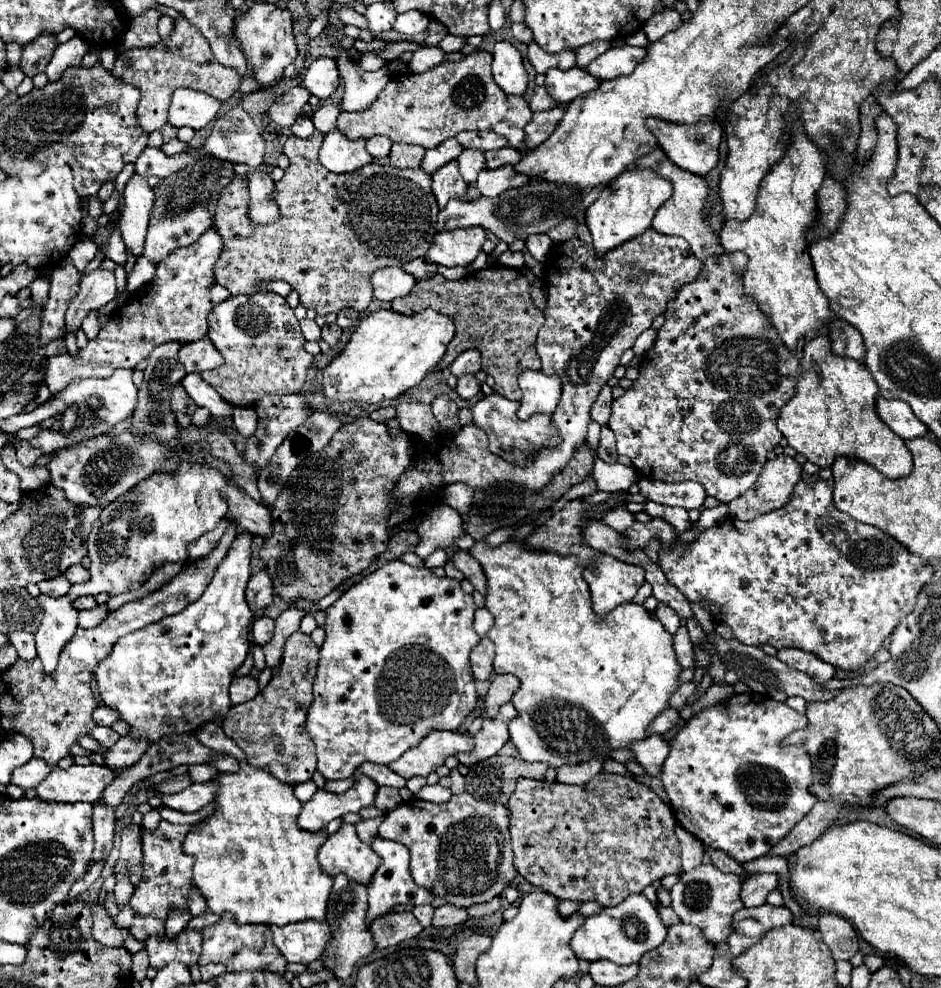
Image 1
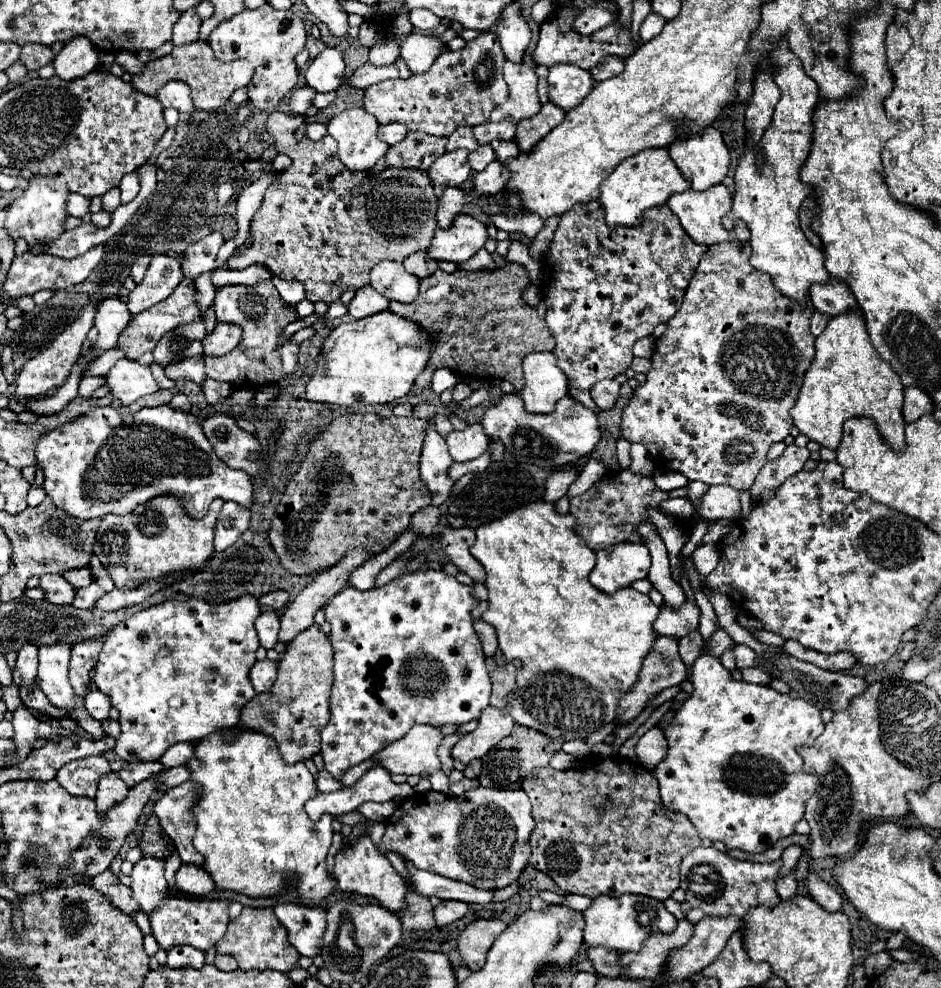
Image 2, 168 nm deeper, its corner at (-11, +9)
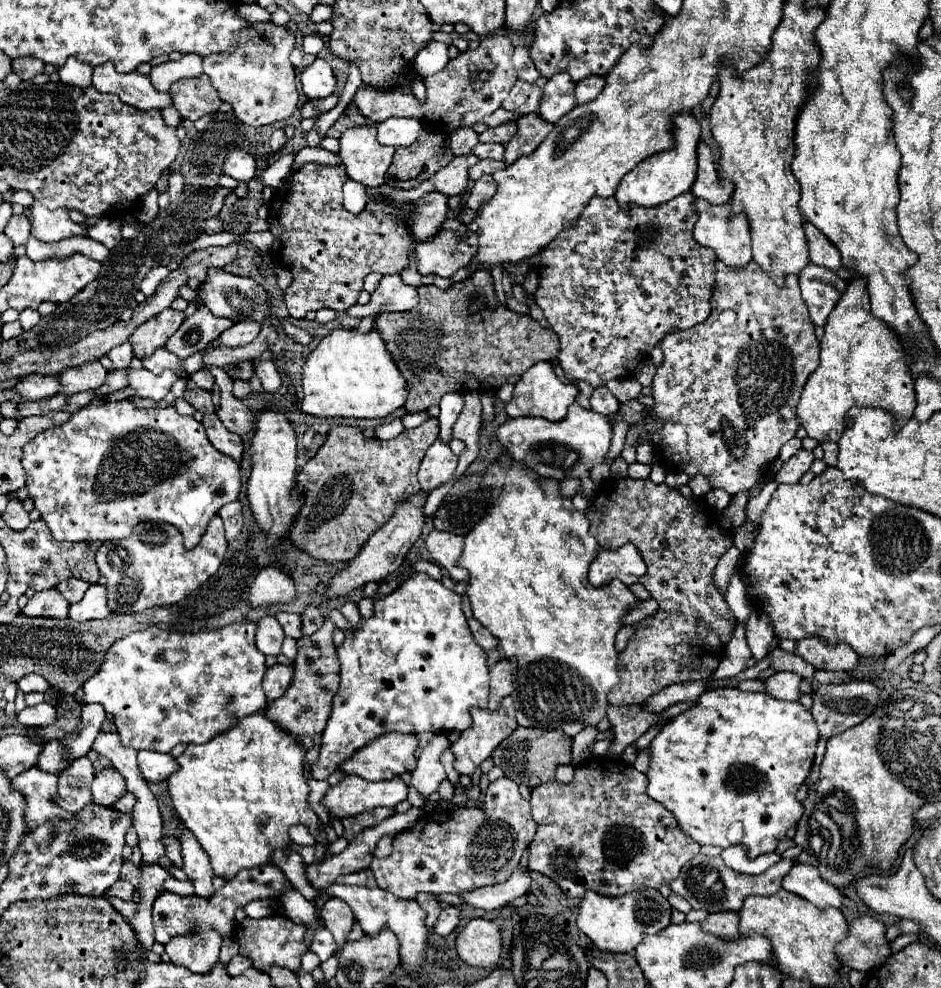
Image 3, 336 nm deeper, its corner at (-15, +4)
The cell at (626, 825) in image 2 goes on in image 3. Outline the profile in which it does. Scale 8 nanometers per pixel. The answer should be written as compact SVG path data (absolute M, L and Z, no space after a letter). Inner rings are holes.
M599 757L589 765L579 765L571 783L551 779L531 789L531 811L537 833L529 845L529 869L553 879L567 897L583 897L585 891L621 897L647 887L659 889L663 883L675 881L683 865L691 861L701 847L679 831L675 817L647 797L645 789L647 777L619 757Z

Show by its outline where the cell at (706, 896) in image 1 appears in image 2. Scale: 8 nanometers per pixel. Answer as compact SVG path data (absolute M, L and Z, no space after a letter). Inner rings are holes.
M695 848L681 862L681 888L693 908L701 908L711 916L739 916L743 918L751 906L777 906L781 898L775 892L775 880L781 870L781 860L769 864L739 862L715 848Z

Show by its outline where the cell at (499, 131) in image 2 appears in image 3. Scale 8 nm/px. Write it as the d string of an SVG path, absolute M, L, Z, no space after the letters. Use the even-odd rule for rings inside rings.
M511 121L511 123L503 123L499 127L487 129L485 133L479 135L479 141L481 143L501 143L501 145L505 145L507 141L511 141L511 137L515 133L517 133L517 123Z

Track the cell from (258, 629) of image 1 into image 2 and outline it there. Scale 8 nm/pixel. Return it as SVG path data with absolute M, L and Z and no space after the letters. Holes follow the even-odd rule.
M265 610L259 614L255 620L255 630L259 634L259 642L263 648L273 648L277 644L277 634L279 634L279 616L275 612Z

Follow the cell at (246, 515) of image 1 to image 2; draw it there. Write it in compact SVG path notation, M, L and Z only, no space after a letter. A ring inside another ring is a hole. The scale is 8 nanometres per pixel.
M171 406L141 408L135 414L121 414L113 408L95 408L55 430L45 432L35 444L35 460L45 474L43 490L55 508L65 510L67 516L79 520L103 518L105 514L129 514L139 504L157 496L179 498L189 518L201 518L207 514L207 508L215 498L233 500L247 508L253 504L253 484L249 474L233 470L219 460L203 434L201 416L193 416L191 412Z

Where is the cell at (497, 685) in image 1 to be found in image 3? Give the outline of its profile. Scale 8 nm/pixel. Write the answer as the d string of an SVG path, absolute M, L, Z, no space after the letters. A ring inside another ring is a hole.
M501 659L491 669L491 695L489 695L489 709L495 711L501 705L501 699L513 693L513 669L515 665L509 659Z

